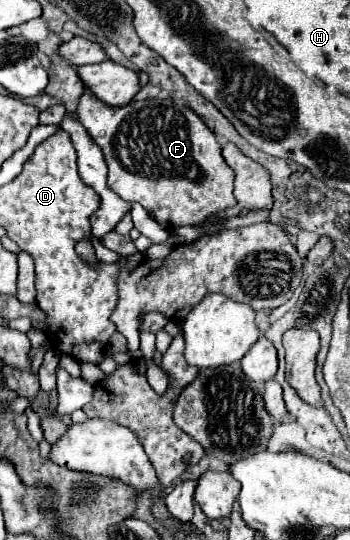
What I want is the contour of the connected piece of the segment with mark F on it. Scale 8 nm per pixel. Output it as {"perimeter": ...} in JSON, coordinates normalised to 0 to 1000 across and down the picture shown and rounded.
{"perimeter":[[[243,165],[220,191],[220,213],[237,235],[249,235],[266,261],[294,276],[306,309],[311,309],[311,346],[357,372],[391,372],[454,417],[466,420],[529,420],[569,417],[609,394],[677,380],[666,361],[666,328],[671,320],[649,309],[631,269],[614,257],[614,246],[591,239],[563,209],[500,191],[460,183],[380,187],[357,198],[311,198],[277,183],[260,169]]]}

